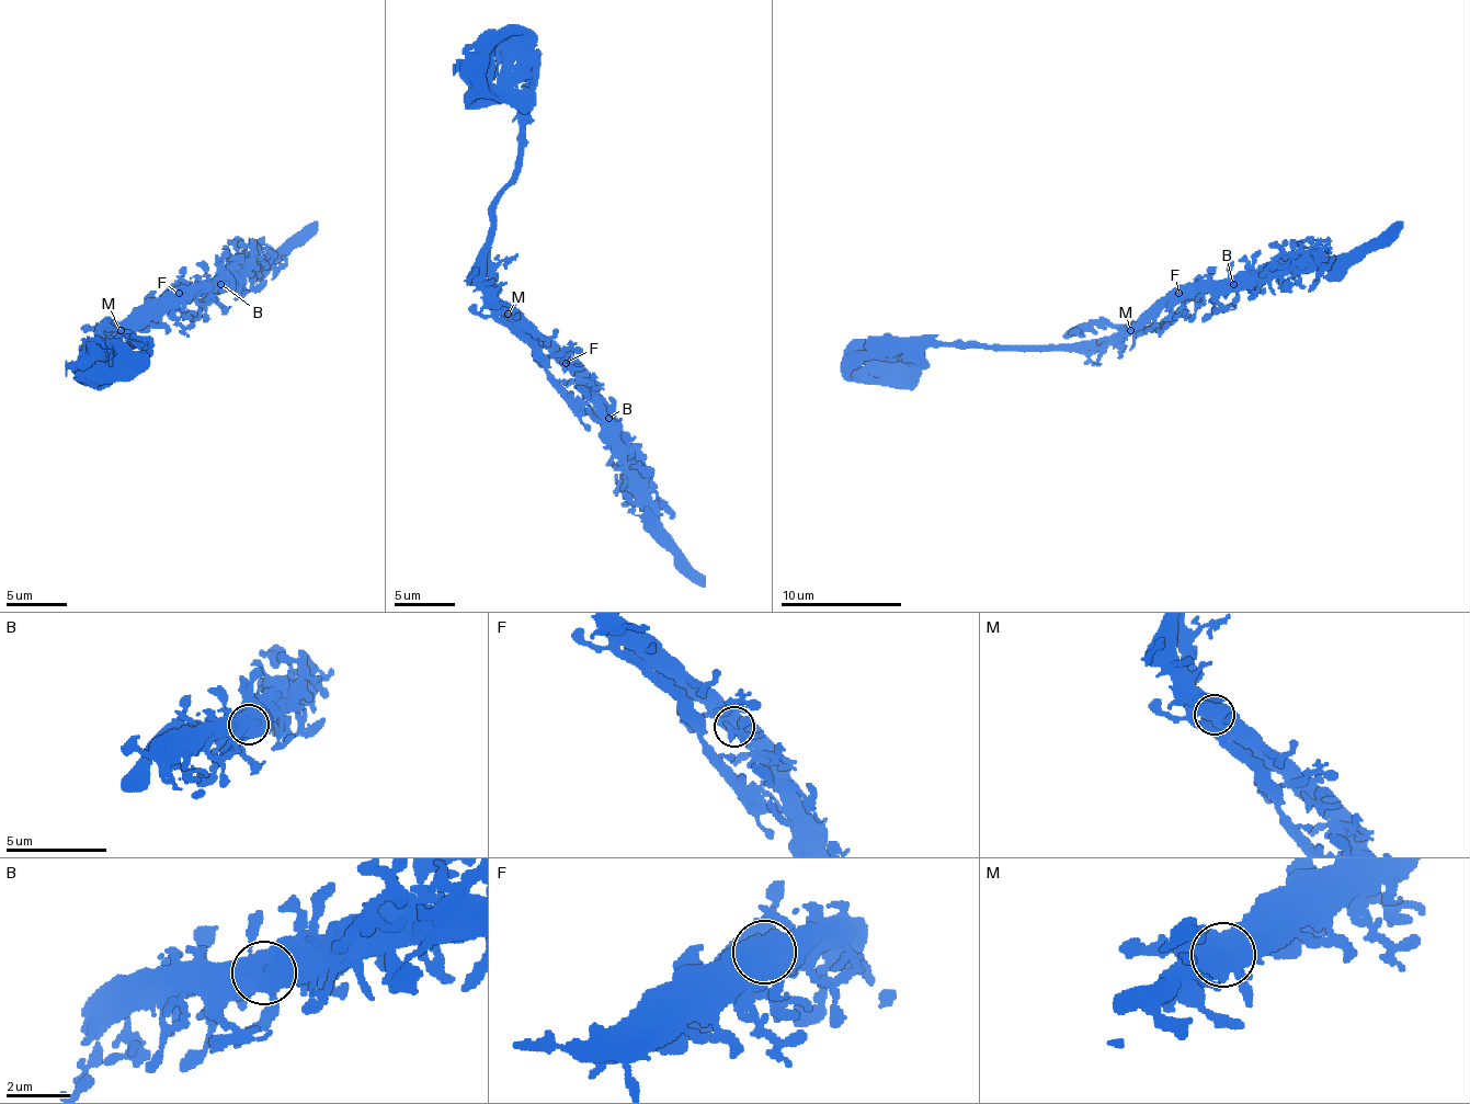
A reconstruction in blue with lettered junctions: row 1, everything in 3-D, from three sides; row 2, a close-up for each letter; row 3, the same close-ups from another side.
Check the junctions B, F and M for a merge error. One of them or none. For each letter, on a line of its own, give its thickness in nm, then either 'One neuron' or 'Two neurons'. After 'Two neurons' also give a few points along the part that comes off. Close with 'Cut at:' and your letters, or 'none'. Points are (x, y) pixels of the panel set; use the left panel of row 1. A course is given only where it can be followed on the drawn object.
B: Thickness 600 nm. One neuron
F: Thickness 550 nm. One neuron
M: Thickness 650 nm. One neuron
Cut at: none

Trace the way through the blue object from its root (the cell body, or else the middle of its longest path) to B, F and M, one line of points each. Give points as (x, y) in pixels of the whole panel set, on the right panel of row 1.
B: (886, 366), (895, 356), (915, 360), (931, 344), (1106, 344), (1140, 330), (1166, 303), (1224, 293), (1233, 284)
F: (886, 366), (895, 356), (915, 360), (931, 344), (1106, 344), (1121, 342), (1178, 293)
M: (886, 366), (895, 356), (915, 360), (931, 344), (1115, 344), (1130, 330)

